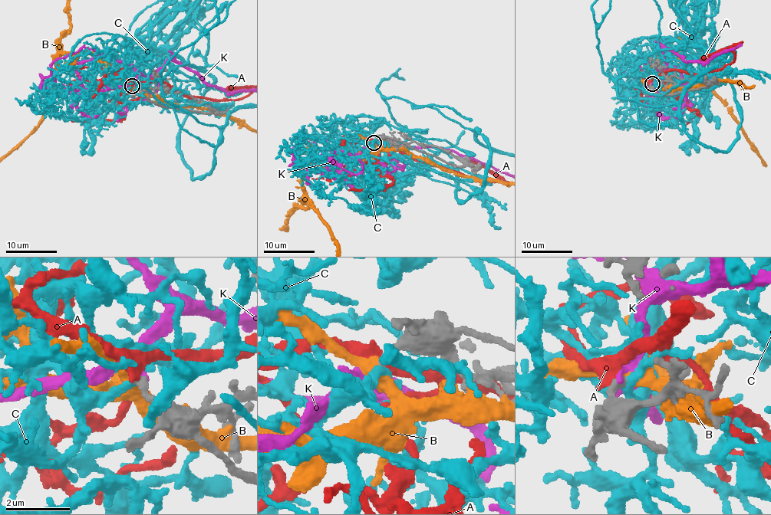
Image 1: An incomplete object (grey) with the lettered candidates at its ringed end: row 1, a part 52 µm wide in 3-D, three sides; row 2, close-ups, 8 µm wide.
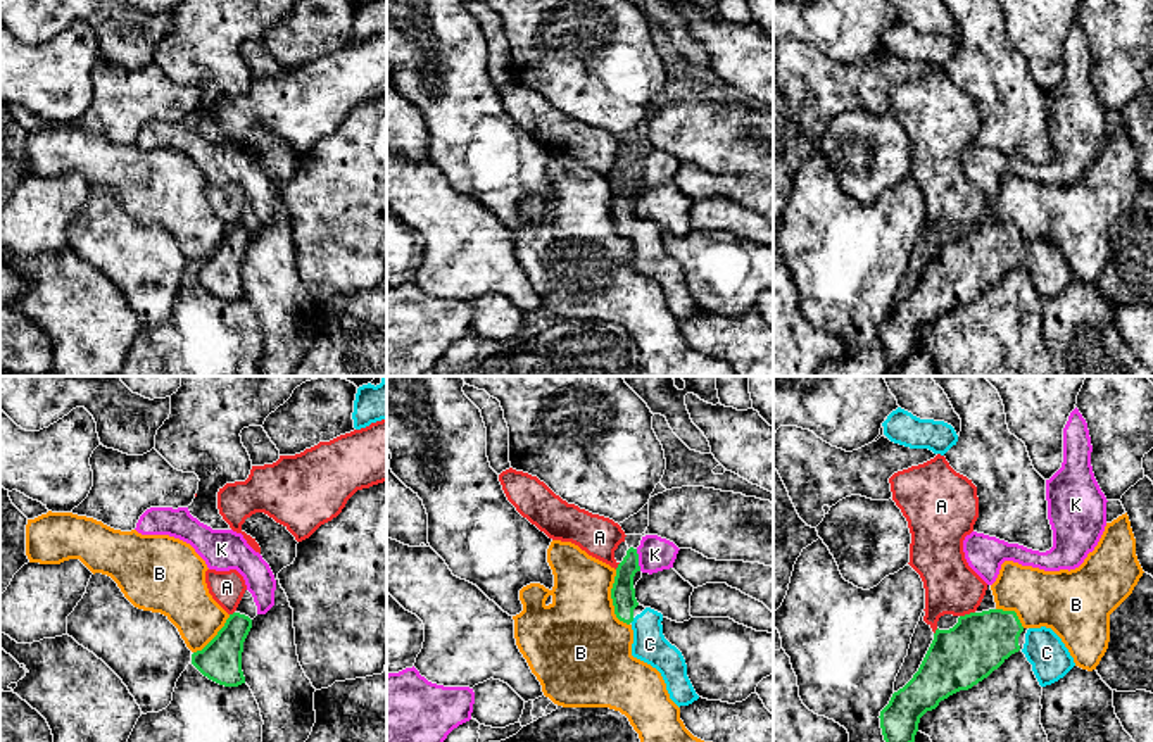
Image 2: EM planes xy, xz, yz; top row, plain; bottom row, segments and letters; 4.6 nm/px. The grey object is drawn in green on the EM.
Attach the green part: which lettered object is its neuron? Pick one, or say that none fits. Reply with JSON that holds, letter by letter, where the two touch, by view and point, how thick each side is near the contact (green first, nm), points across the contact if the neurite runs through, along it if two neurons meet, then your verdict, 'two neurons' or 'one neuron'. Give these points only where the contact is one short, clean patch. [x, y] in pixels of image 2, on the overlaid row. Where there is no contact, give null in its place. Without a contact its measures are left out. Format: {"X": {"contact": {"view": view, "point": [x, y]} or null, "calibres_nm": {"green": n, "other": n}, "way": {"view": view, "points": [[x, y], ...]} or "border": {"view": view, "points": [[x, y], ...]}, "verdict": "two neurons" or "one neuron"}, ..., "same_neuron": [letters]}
{"A": {"contact": {"view": "yz", "point": [967, 615]}, "calibres_nm": {"green": 280, "other": 260}, "verdict": "two neurons"}, "B": {"contact": {"view": "xz", "point": [611, 597]}, "calibres_nm": {"green": 110, "other": 420}, "border": {"view": "xz", "points": [[617, 570], [611, 589], [613, 613], [629, 625]]}, "verdict": "two neurons"}, "C": {"contact": {"view": "xz", "point": [632, 620]}, "calibres_nm": {"green": 110, "other": 160}, "way": {"view": "xz", "points": [[623, 594], [623, 611], [632, 620], [648, 635], [649, 644]]}, "verdict": "one neuron"}, "K": {"contact": {"view": "xz", "point": [637, 559]}, "calibres_nm": {"green": 110, "other": 160}, "border": {"view": "xz", "points": [[636, 549], [641, 570]]}, "verdict": "two neurons"}, "same_neuron": ["C"]}

